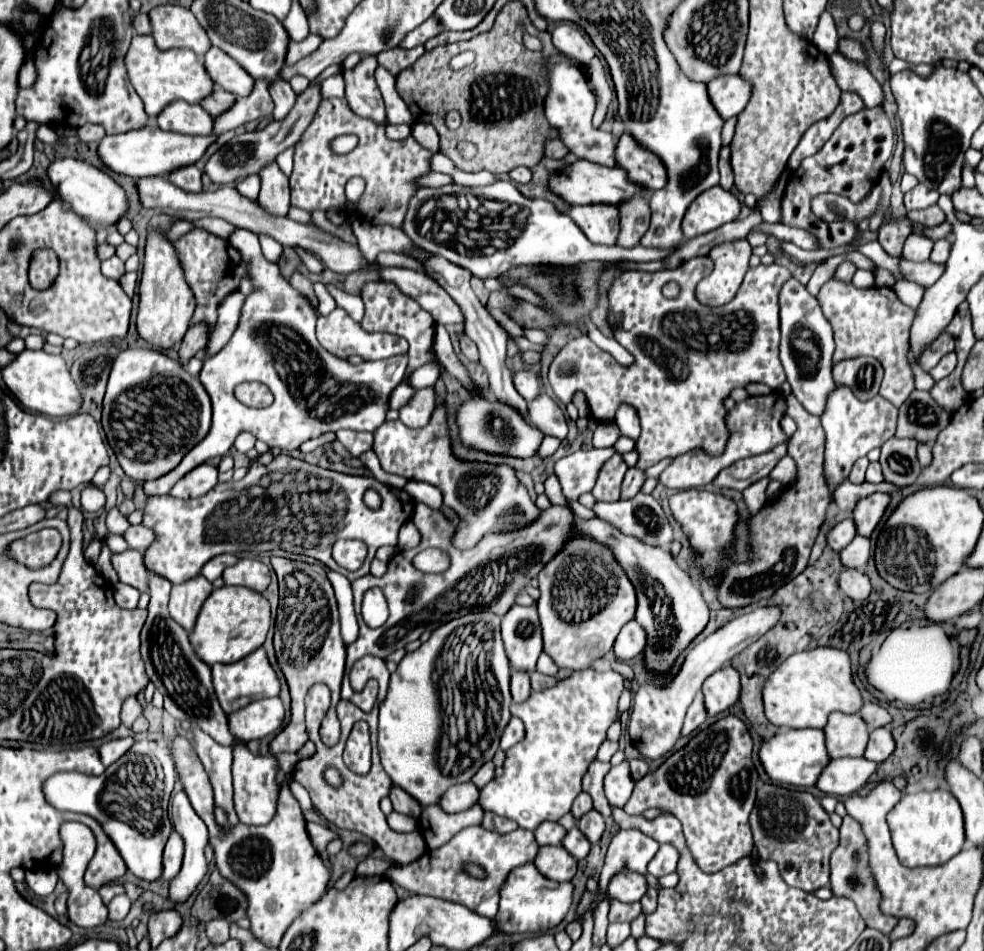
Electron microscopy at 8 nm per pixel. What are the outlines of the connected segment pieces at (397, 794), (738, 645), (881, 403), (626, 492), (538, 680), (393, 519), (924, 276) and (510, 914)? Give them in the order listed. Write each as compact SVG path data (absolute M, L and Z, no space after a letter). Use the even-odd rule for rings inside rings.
M394 787L392 793L390 793L390 799L392 799L394 811L398 811L398 813L402 813L402 815L408 815L408 817L414 817L414 819L420 817L422 805L420 805L414 797L410 797L404 789Z
M774 607L750 611L742 617L726 623L724 627L720 627L718 631L708 635L702 643L698 643L686 655L680 671L672 679L650 681L650 683L640 685L640 689L634 695L634 705L630 711L628 735L632 739L632 745L642 753L644 759L660 759L674 747L674 743L680 737L686 709L690 707L694 695L700 691L704 679L710 677L714 671L722 669L724 665L728 665L730 659L734 655L738 655L742 649L746 649L750 643L758 641L758 637L762 637L774 625L774 621L778 621L778 609L774 609Z
M836 385L834 391L830 391L830 395L826 399L826 409L820 419L822 419L822 427L826 431L824 477L832 491L832 489L836 489L836 485L842 483L842 479L848 477L856 459L868 455L868 451L872 451L874 447L880 447L890 437L894 437L898 409L882 395L876 395L868 401L860 401L858 397L854 397L854 393L848 385Z
M630 467L626 471L626 477L624 477L624 483L622 483L622 499L630 499L634 497L642 485L646 481L646 473L644 469L638 469L638 467Z
M534 671L534 673L530 675L530 683L532 683L532 691L544 691L544 689L548 689L548 687L556 685L556 679Z
M278 455L272 463L260 465L252 461L242 481L218 483L210 493L198 499L182 501L170 495L150 497L144 509L142 525L150 527L156 541L144 553L144 565L170 583L186 581L216 555L222 553L250 553L258 555L276 549L304 553L322 561L332 571L346 577L364 577L370 561L382 545L398 543L398 529L410 519L414 499L396 487L384 485L374 477L354 477L328 471L290 455ZM366 489L376 489L382 505L372 511L364 503ZM336 539L360 539L368 545L366 565L358 571L346 571L334 563L330 551Z
M924 261L924 263L914 263L914 265L920 265L920 283L926 287L926 285L932 285L940 275L942 275L942 265L936 265L932 261Z
M532 863L512 869L500 889L500 909L494 919L496 927L504 933L538 935L556 927L572 905L572 883L556 883L538 873Z

